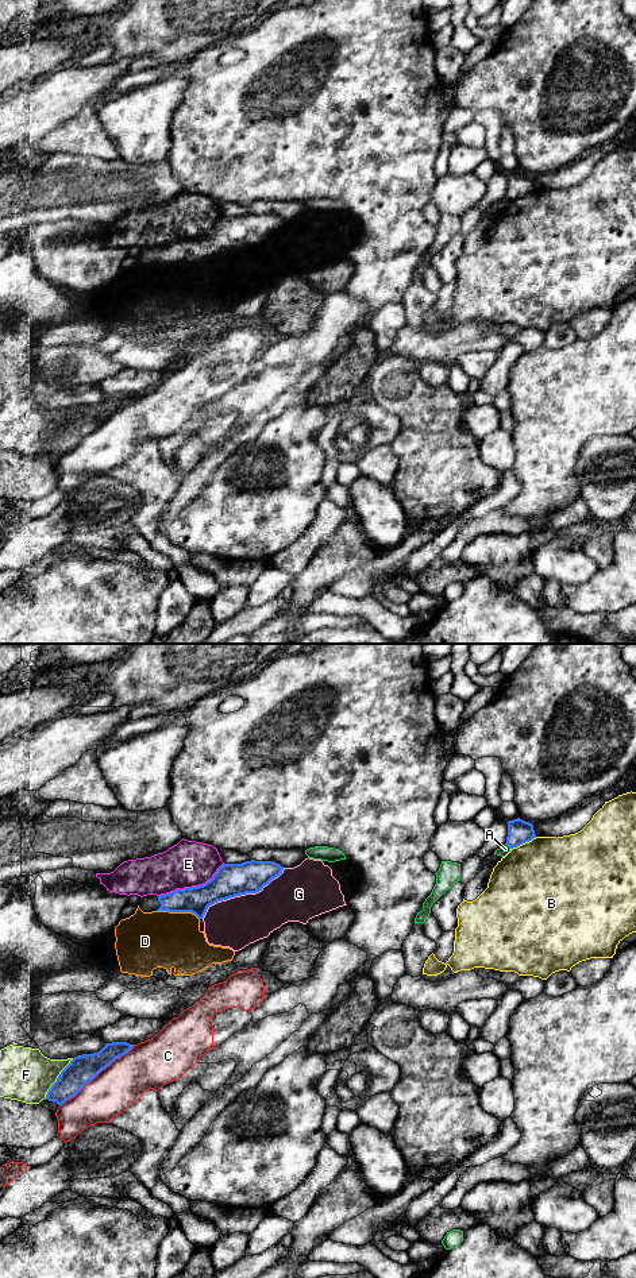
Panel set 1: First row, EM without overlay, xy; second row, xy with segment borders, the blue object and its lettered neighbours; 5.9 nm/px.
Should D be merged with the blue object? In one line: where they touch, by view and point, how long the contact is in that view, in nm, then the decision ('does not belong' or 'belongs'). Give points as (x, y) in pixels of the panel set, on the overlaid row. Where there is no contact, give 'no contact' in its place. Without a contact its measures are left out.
meets blue in xy at (178, 911); contact 260 nm long; does not belong

